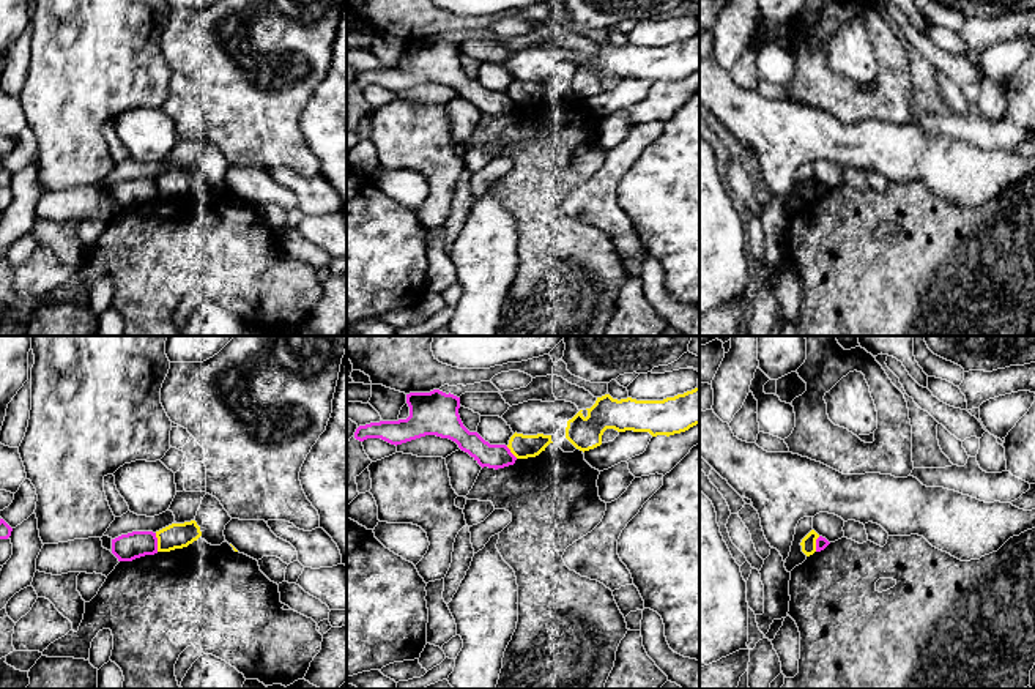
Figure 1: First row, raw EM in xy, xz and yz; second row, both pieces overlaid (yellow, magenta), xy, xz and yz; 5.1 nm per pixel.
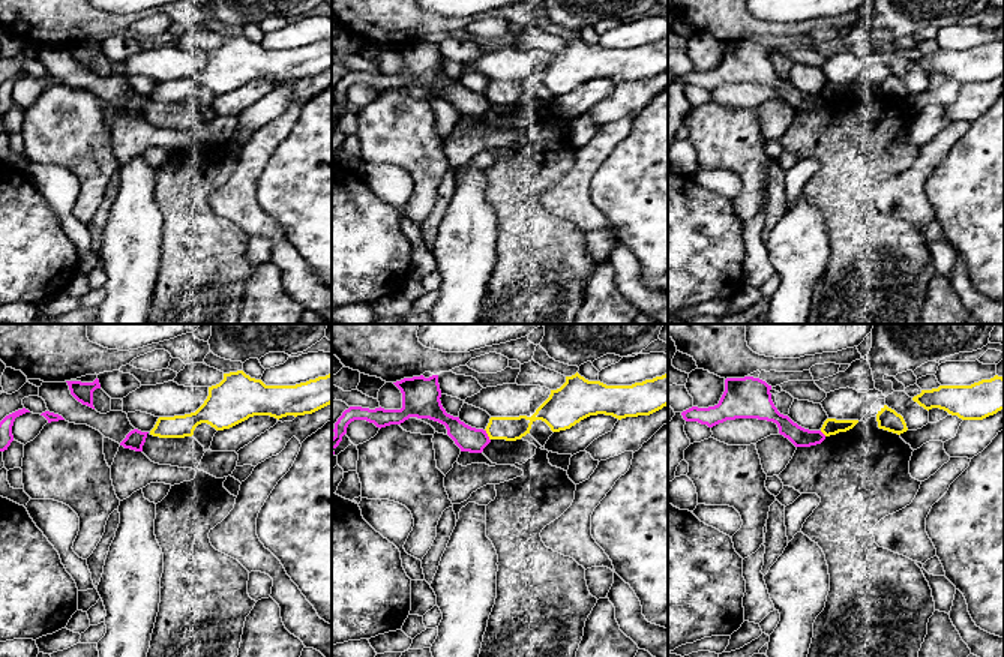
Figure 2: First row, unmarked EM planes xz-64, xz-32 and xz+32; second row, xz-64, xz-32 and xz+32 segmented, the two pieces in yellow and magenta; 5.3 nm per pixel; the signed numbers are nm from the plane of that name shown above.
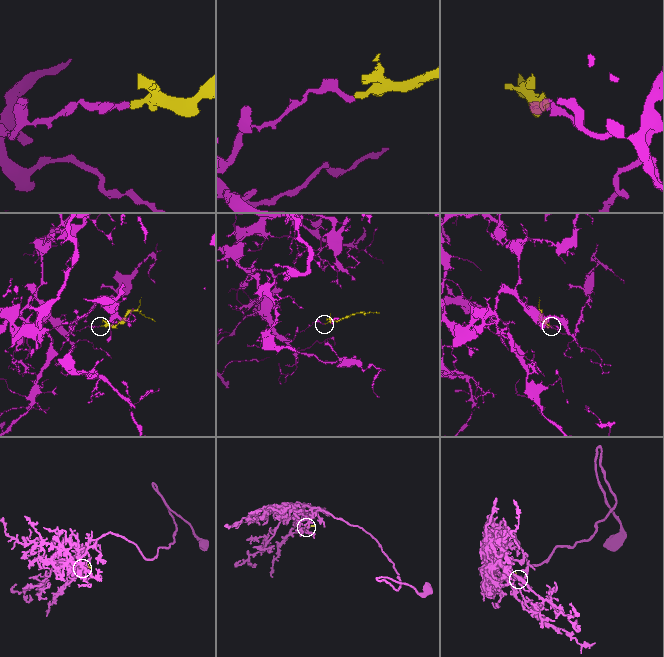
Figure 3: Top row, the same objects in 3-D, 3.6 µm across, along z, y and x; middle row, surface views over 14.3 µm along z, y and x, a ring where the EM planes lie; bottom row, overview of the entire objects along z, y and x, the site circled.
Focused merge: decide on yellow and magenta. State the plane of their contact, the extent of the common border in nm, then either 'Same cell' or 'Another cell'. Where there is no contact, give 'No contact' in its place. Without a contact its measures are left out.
Touches yellow in xy. Shared border 100 nm. Another cell

